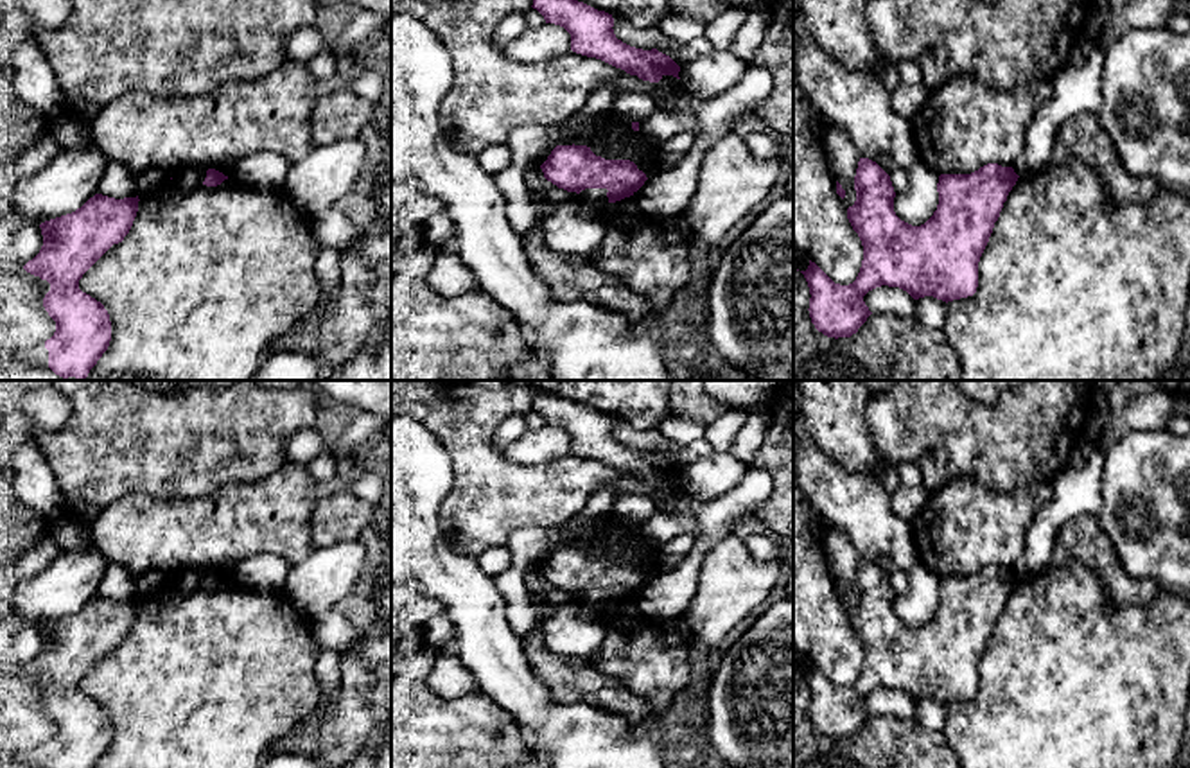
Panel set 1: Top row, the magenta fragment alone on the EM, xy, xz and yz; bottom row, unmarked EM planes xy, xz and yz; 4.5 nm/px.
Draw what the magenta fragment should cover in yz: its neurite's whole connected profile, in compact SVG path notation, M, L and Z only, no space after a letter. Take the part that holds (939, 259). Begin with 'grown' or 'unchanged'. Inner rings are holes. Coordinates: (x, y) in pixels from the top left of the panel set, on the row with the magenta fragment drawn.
unchanged | M860 158L854 190L856 201L847 208L847 219L863 246L863 260L856 280L835 284L815 262L801 271L809 287L809 318L827 337L851 337L872 314L863 296L881 285L899 287L914 300L933 296L953 301L973 296L978 287L978 262L989 242L1009 192L1018 181L1012 167L987 163L971 174L941 174L937 183L939 205L921 226L901 221L894 212L890 176L872 160Z

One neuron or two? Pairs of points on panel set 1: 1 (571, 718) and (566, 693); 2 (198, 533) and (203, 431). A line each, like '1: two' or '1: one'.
1: two
2: two

